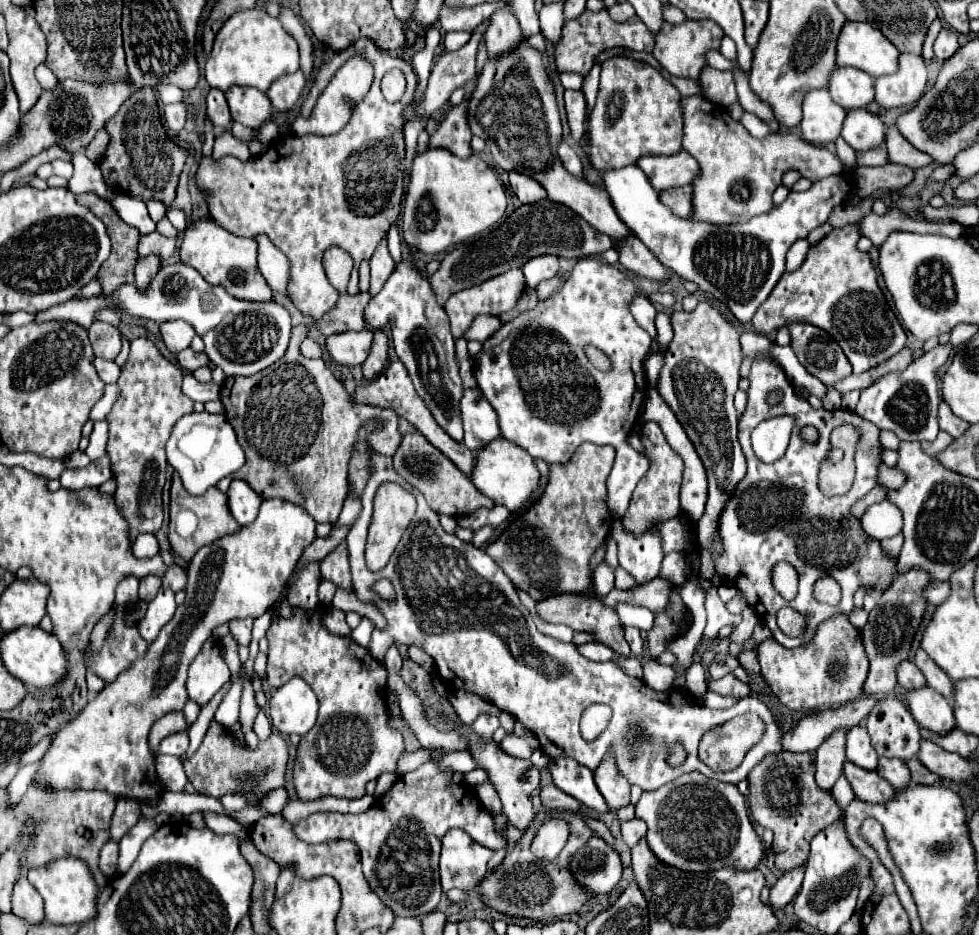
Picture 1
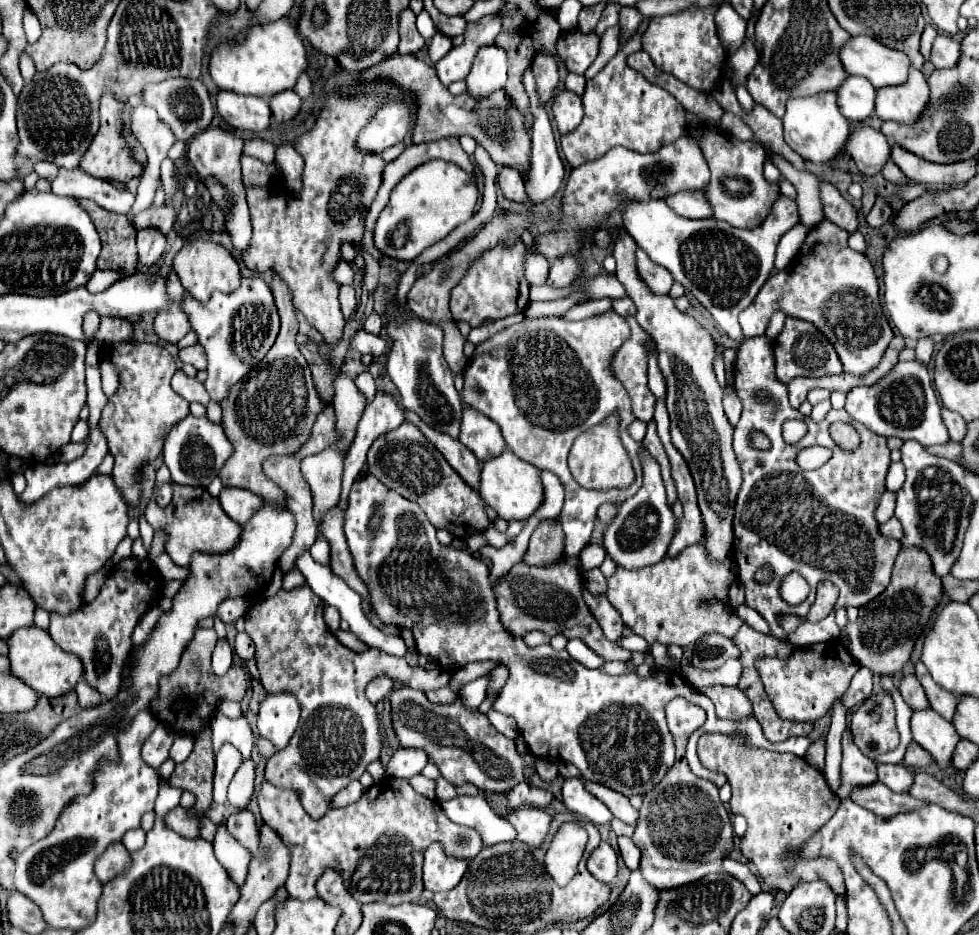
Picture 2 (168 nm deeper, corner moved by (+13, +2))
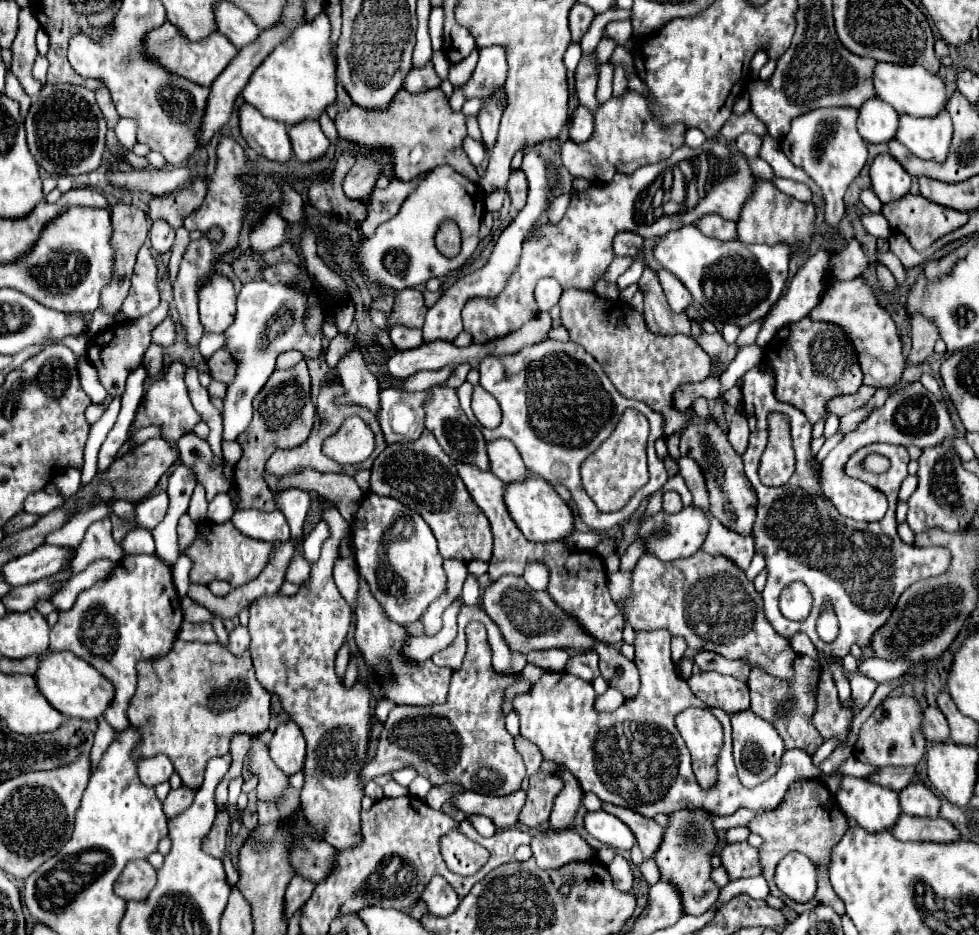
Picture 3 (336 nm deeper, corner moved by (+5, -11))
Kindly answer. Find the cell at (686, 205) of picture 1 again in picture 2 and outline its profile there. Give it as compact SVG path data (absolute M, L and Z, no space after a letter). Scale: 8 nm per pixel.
M682 191L676 195L670 195L666 199L668 207L672 207L672 211L676 211L682 217L688 219L706 219L712 217L712 207L706 201L702 191Z

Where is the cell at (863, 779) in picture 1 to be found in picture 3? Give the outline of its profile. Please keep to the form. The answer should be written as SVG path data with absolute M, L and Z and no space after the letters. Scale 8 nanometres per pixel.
M902 814L898 824L892 828L892 836L902 842L942 842L948 844L952 840L962 840L960 832L944 818L928 820L928 818L912 818Z

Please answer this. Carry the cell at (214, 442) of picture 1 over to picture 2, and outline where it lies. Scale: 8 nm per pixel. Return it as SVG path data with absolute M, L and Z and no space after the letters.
M188 415L180 419L168 431L164 439L164 463L172 473L172 481L178 485L192 485L192 487L208 487L208 483L220 473L220 467L232 457L232 443L228 443L224 429L212 423L208 417L194 417Z

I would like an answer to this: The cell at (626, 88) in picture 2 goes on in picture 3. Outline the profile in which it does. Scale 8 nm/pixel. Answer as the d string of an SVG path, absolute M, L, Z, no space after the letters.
M626 92L622 98L610 98L594 112L596 128L588 142L562 144L562 162L572 176L582 176L590 182L608 182L612 174L632 174L640 166L658 164L672 156L684 144L686 128L682 124L662 128L652 120L646 98L638 92Z

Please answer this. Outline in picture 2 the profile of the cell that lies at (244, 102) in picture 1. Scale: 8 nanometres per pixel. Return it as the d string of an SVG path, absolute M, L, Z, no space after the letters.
M220 91L216 97L216 107L222 119L240 131L260 133L270 125L270 107L266 99L240 95L234 91Z

